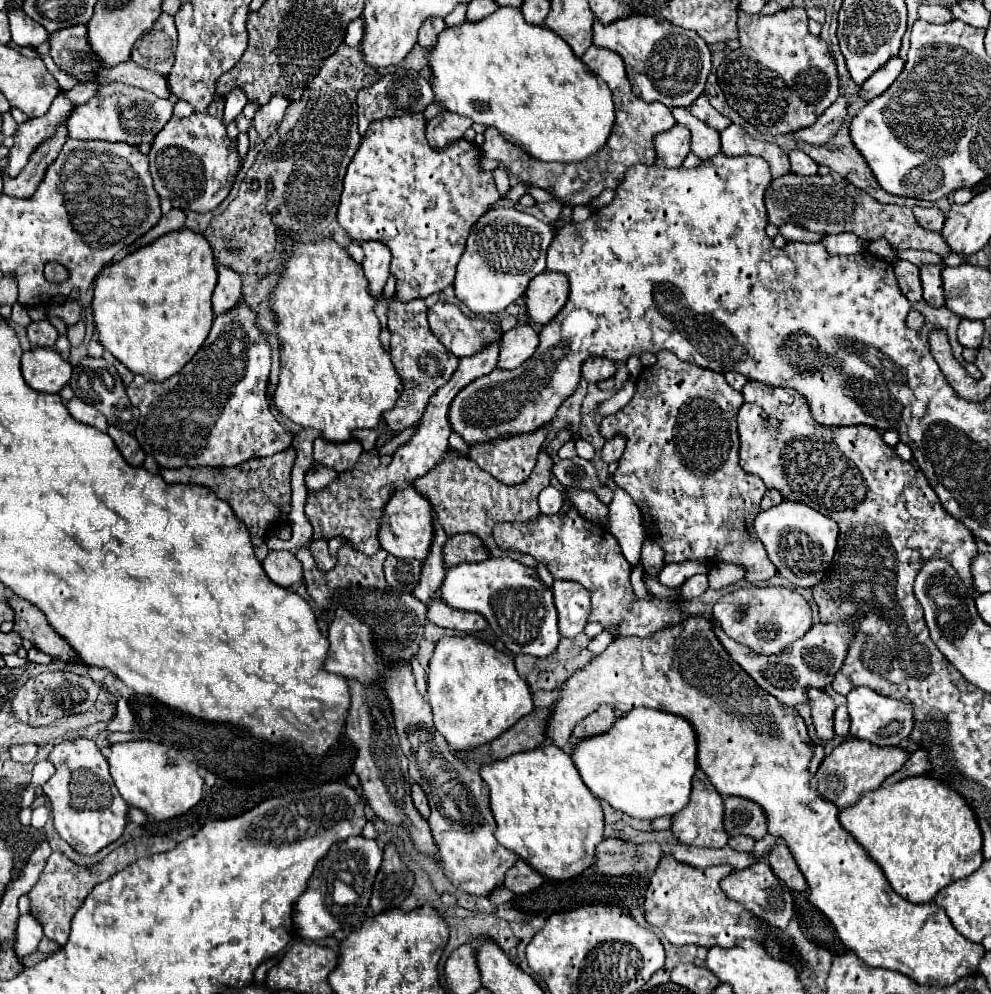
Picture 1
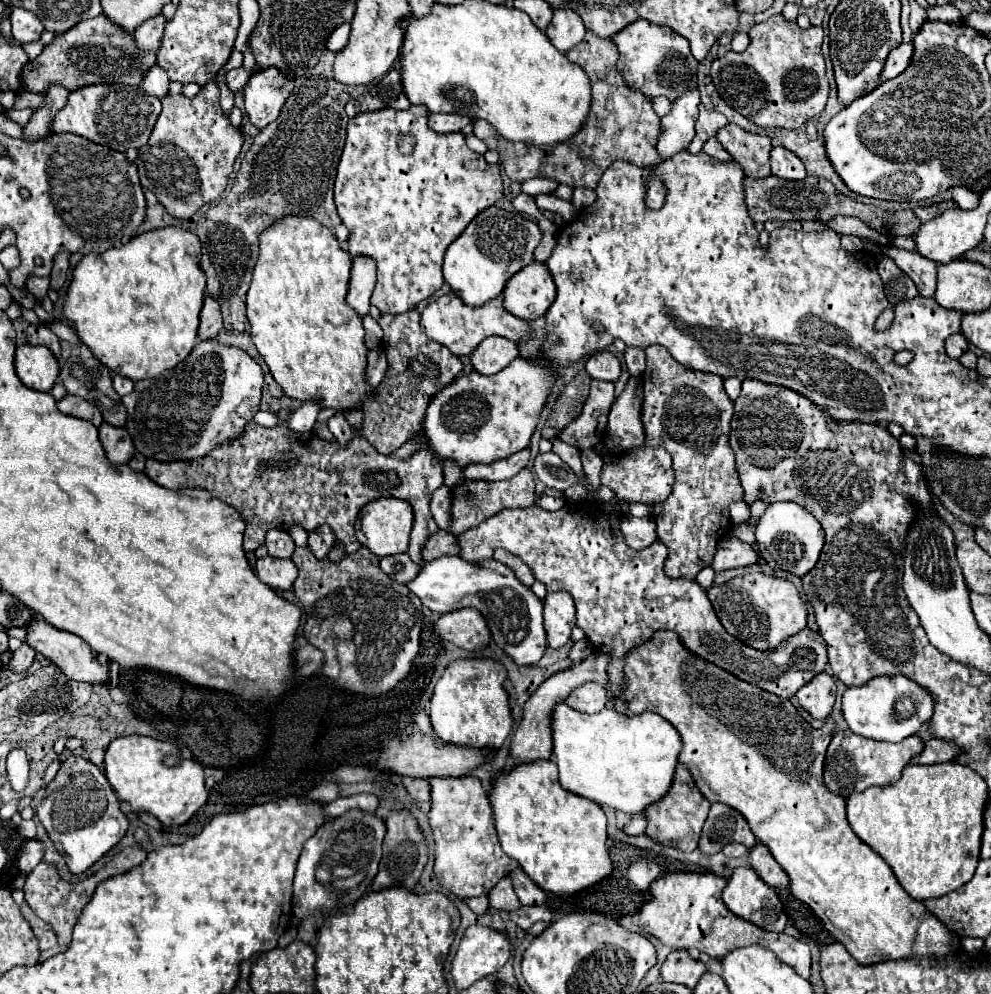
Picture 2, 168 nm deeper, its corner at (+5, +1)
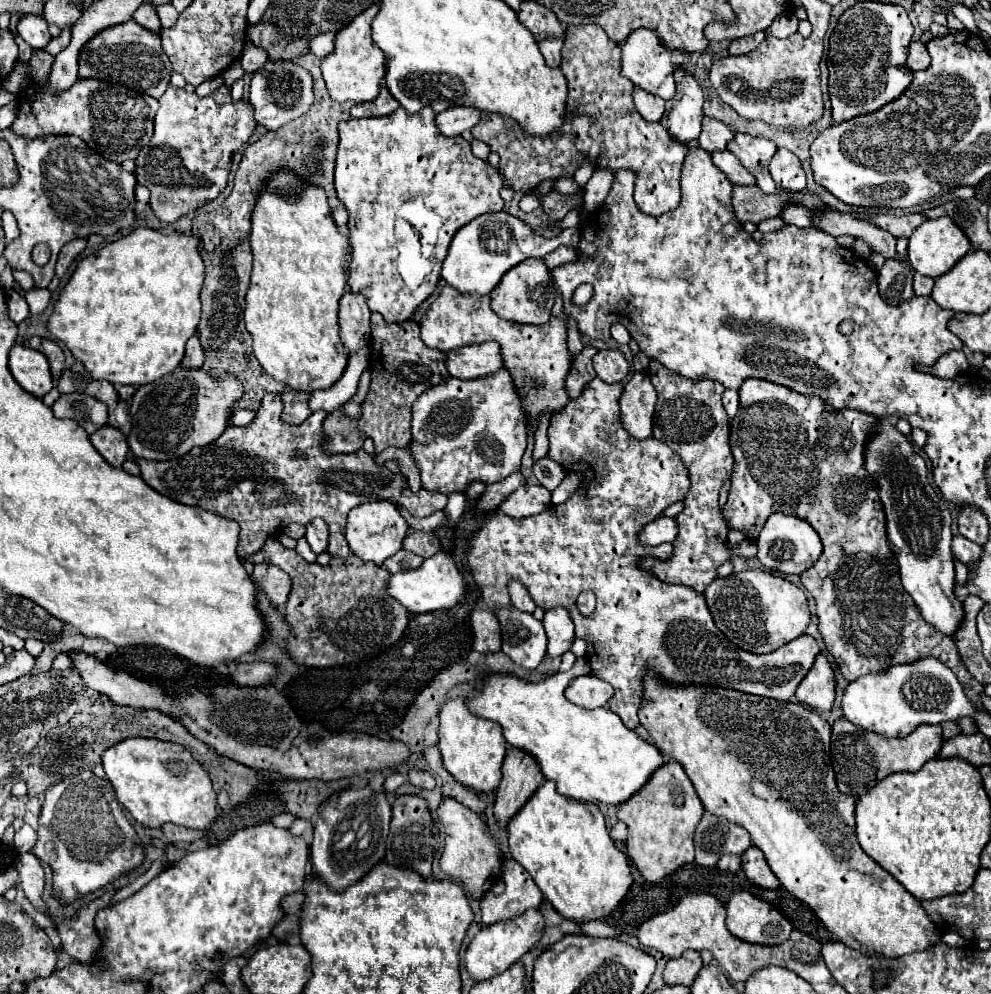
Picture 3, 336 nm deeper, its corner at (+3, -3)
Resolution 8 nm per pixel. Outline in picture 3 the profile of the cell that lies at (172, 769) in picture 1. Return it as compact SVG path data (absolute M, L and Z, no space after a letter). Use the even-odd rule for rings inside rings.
M127 738L105 750L101 760L117 800L139 824L161 828L171 822L187 828L207 828L217 818L217 792L209 774L179 744L157 738Z

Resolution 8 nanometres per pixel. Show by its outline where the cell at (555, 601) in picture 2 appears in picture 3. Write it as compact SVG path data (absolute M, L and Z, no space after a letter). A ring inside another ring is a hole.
M555 608L555 610L545 612L543 626L545 626L545 632L547 632L547 640L549 640L547 656L555 658L555 656L565 654L575 640L575 634L573 634L575 626L573 626L571 618L567 616L567 610Z

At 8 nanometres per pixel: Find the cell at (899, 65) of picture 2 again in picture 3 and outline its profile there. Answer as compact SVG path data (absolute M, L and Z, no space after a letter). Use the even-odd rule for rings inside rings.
M911 42L909 44L909 58L907 58L907 66L911 70L927 70L927 66L931 66L931 56L927 52L925 42Z

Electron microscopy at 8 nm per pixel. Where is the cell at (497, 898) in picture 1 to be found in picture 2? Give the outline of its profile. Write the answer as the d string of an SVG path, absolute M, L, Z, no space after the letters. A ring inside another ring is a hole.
M509 878L501 880L501 882L487 894L487 898L489 898L489 908L495 908L495 910L515 912L515 910L521 906L519 898L517 898L515 892L513 892L513 886L511 886L511 880L509 880Z

